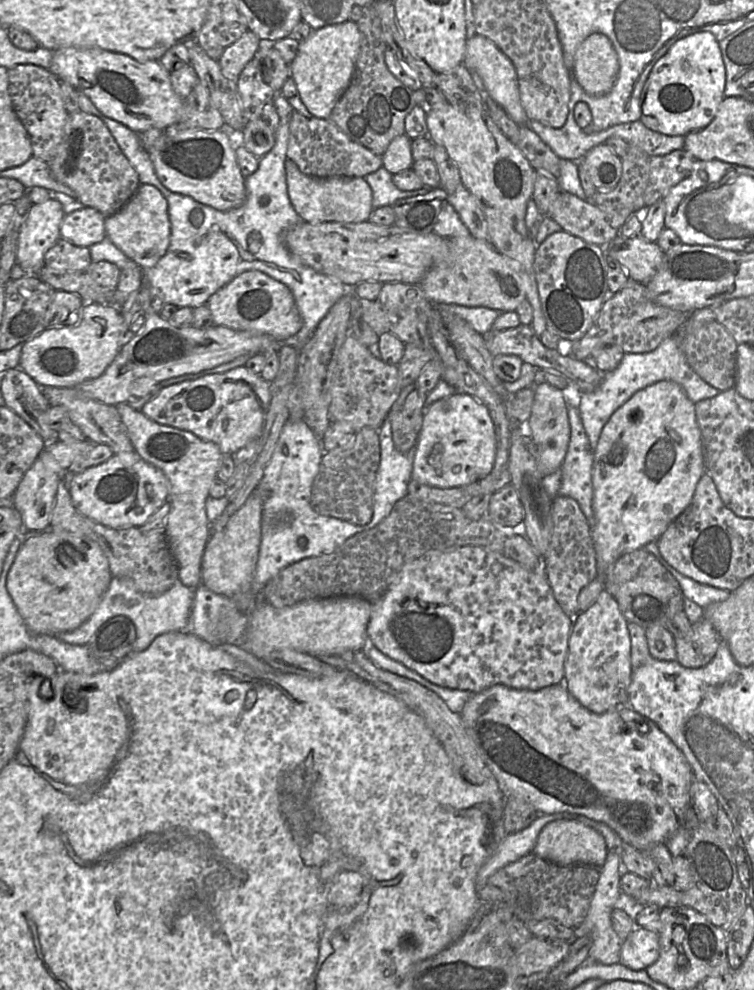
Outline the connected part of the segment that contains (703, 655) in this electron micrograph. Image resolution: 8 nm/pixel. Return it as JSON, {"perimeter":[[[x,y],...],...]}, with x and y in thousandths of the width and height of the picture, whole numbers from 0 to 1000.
{"perimeter":[[[935,624],[918,630],[918,640],[907,645],[894,644],[897,668],[908,675],[936,673],[948,663],[955,644]]]}

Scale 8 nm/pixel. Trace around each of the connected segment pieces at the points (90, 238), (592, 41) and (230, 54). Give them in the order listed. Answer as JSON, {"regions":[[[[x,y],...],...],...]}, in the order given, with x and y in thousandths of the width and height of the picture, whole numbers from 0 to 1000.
{"regions":[[[[111,209],[85,218],[80,238],[102,249],[121,249],[141,239],[139,221],[127,211]]],[[[785,33],[765,48],[759,78],[773,91],[786,97],[805,95],[821,73],[817,52],[798,33]]],[[[328,30],[314,41],[302,46],[289,61],[294,75],[313,83],[320,72],[344,49],[344,42],[345,38]]]]}

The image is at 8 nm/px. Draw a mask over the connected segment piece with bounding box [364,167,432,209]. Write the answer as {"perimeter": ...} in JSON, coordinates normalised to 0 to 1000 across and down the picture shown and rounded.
{"perimeter":[[[509,169],[483,179],[493,192],[495,211],[507,208],[520,208],[531,201],[564,197],[573,192],[572,189],[562,188],[553,192],[533,193],[523,187],[520,180],[521,177]]]}

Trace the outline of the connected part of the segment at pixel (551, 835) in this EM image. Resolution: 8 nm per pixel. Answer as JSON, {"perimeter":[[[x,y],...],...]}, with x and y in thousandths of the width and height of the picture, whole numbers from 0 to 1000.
{"perimeter":[[[736,828],[718,838],[707,862],[741,874],[781,874],[793,878],[801,873],[806,857],[801,845],[789,837],[764,828]]]}

